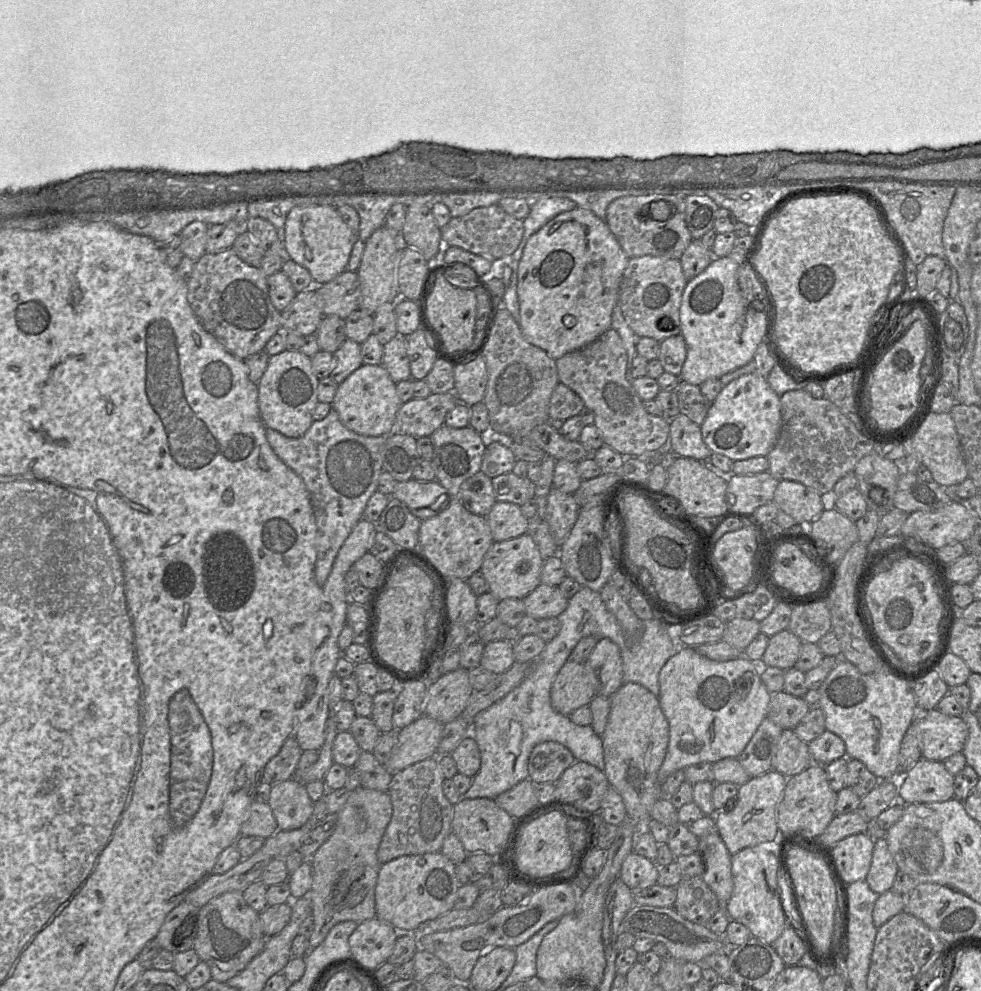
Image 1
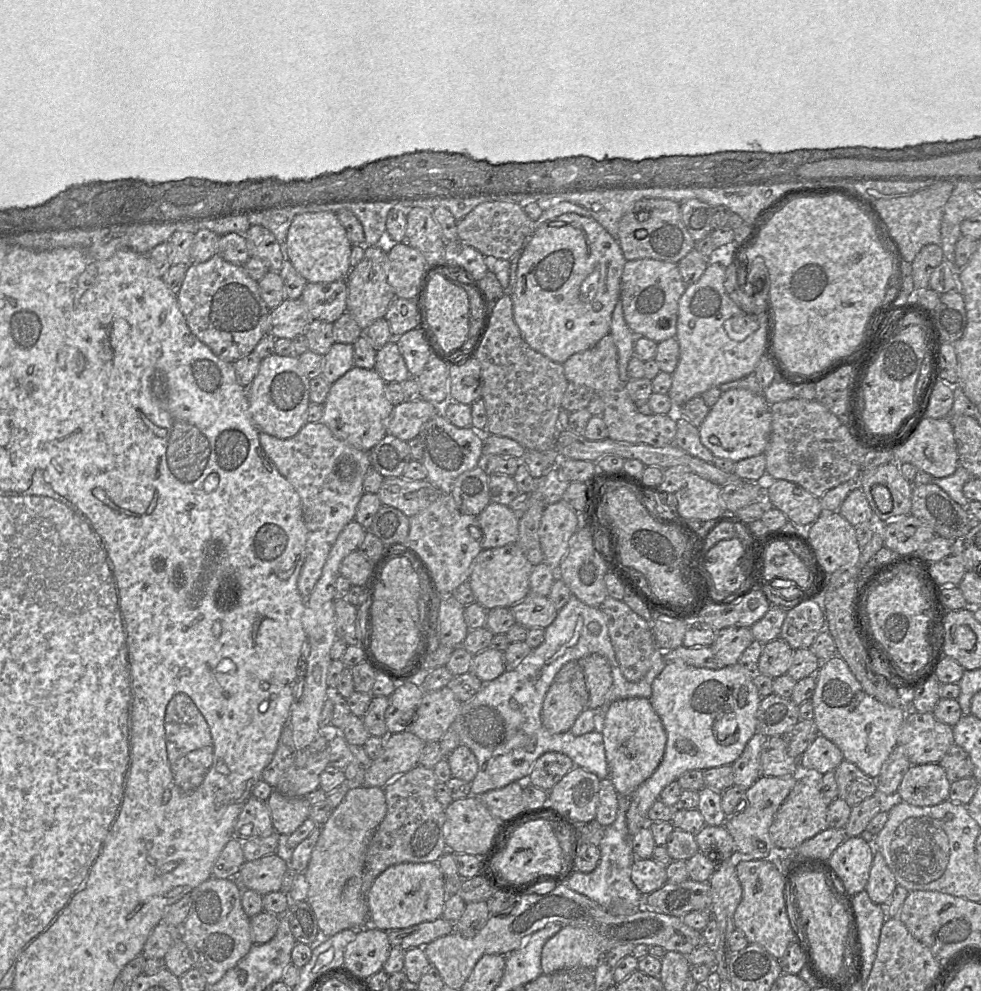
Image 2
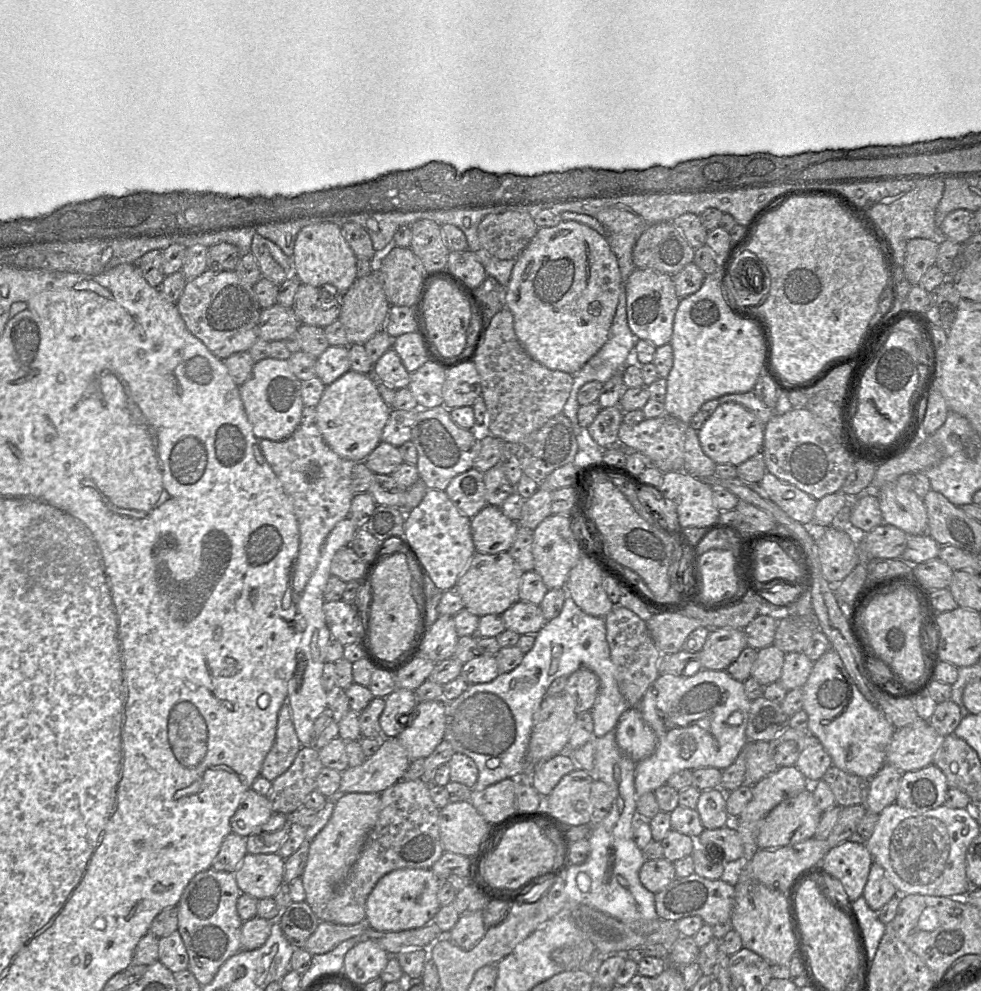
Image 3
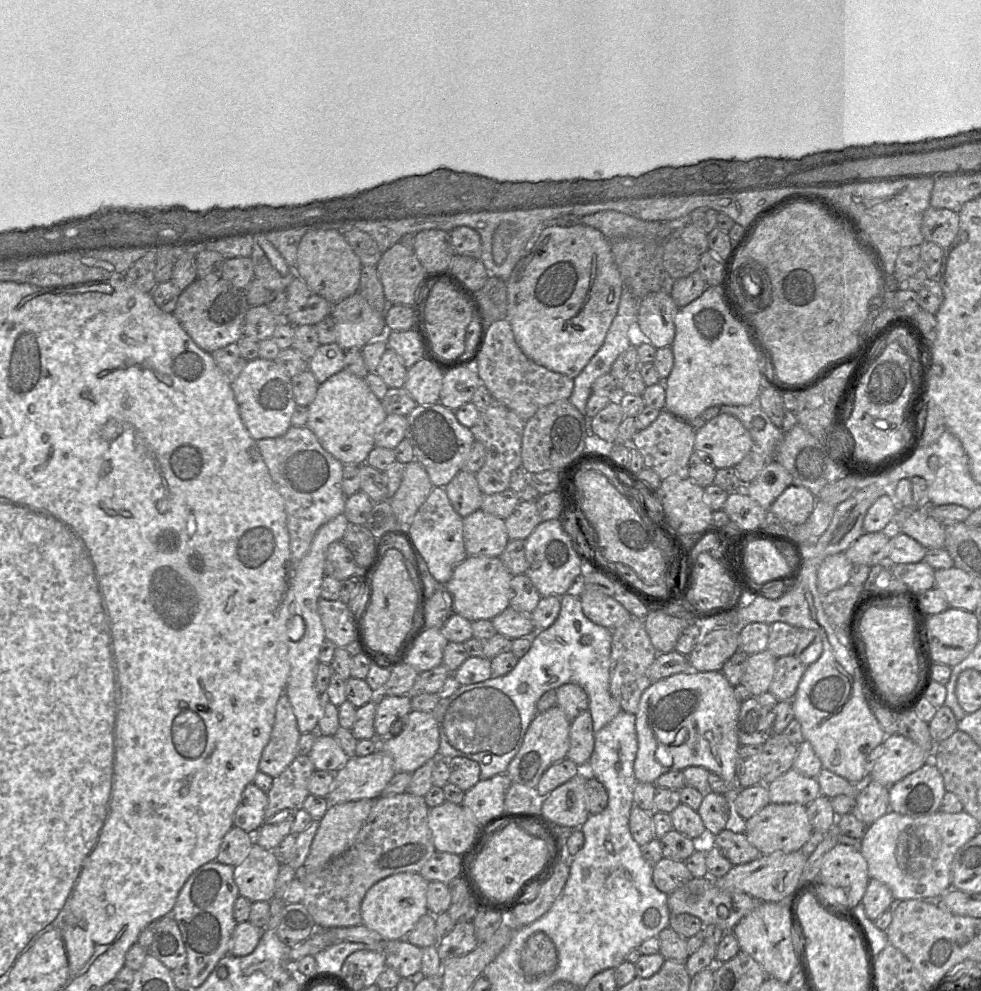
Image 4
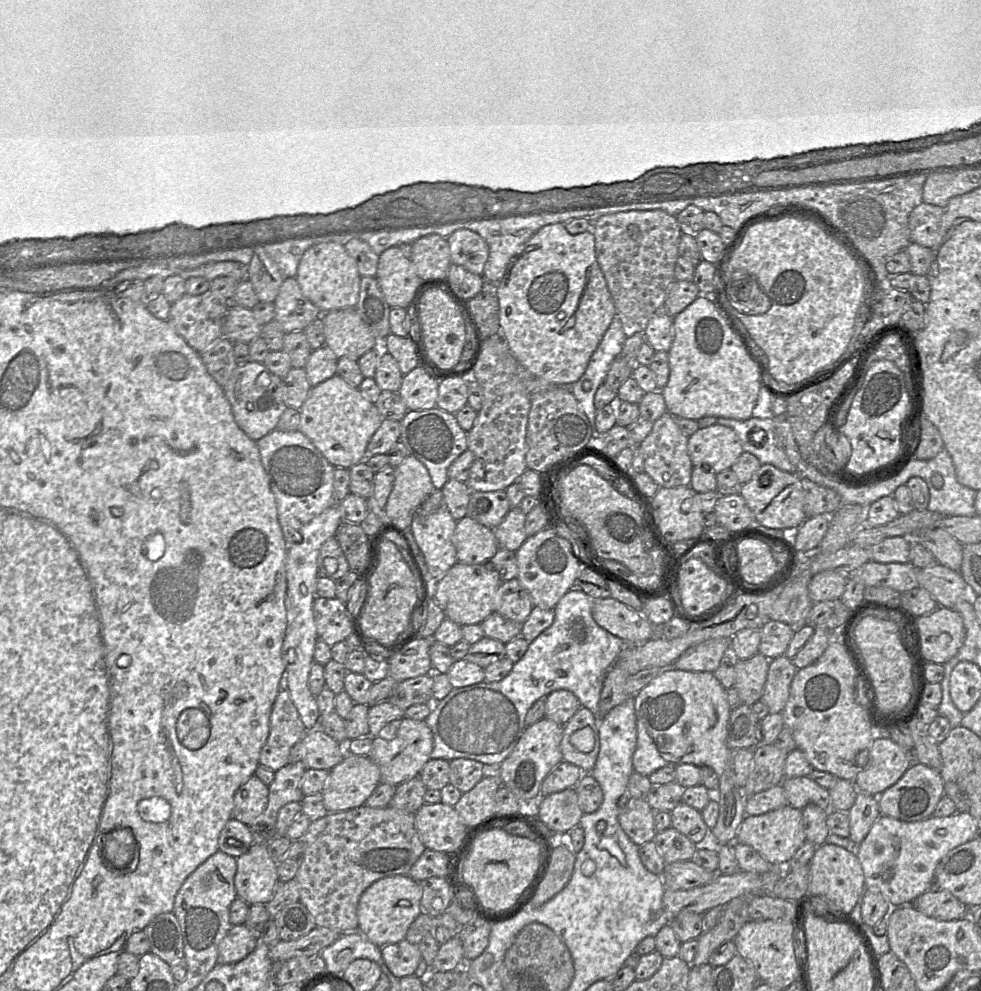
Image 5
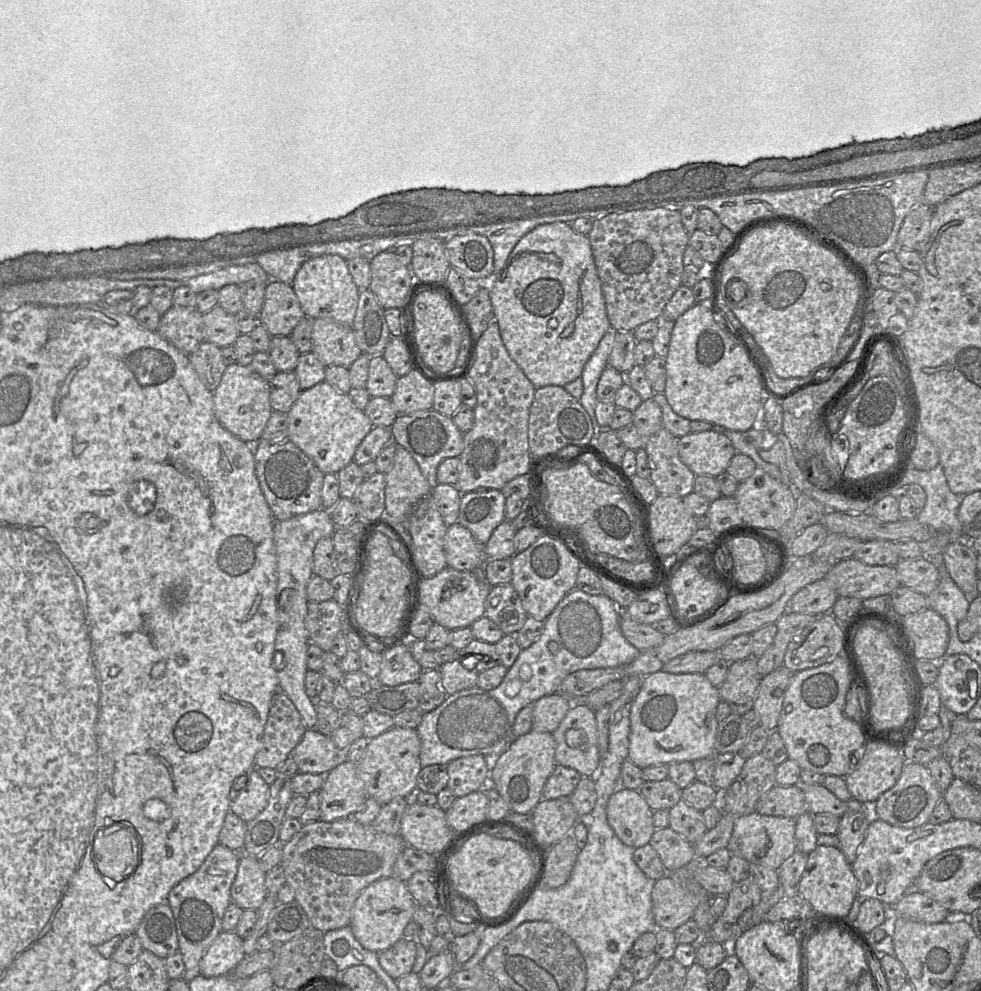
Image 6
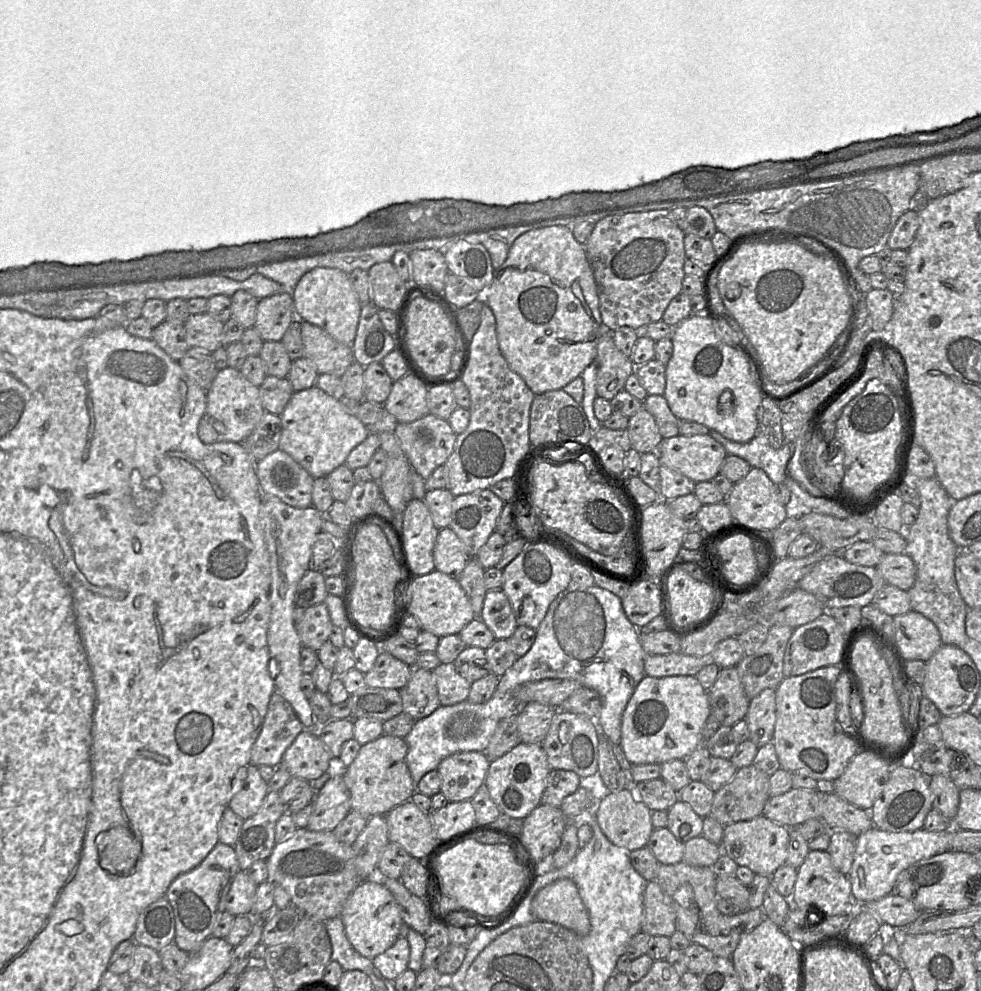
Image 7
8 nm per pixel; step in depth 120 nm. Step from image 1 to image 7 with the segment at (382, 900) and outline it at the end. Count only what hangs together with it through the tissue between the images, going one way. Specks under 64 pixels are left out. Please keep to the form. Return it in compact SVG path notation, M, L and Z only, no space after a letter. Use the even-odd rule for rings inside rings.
M379 877L364 880L356 886L344 904L340 918L351 945L371 960L391 947L402 935L401 909Z

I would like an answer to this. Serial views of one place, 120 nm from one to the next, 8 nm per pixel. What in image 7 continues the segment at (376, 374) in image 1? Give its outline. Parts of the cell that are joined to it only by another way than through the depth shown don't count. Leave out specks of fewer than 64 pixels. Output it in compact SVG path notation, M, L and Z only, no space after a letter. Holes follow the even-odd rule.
M314 385L294 391L283 412L279 448L288 453L313 478L327 477L345 464L350 452L370 434L364 424L336 399Z

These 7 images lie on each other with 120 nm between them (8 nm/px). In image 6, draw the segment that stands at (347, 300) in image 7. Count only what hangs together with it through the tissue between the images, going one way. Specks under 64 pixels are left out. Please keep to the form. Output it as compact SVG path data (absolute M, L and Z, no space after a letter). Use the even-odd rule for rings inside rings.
M322 255L306 261L292 283L293 290L306 317L331 318L344 325L353 324L360 290L349 272L347 260L337 255Z

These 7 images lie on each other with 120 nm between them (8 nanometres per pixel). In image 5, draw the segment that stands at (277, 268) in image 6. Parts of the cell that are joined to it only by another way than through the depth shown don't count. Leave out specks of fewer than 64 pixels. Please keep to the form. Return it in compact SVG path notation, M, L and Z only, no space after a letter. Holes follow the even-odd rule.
M318 239L293 240L263 247L264 251L277 264L282 274L295 277L299 262L307 249L318 244Z

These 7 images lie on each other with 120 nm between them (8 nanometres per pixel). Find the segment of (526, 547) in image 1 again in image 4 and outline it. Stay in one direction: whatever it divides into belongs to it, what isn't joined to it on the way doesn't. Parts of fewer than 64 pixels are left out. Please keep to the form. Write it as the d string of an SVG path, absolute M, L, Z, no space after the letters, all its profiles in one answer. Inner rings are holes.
M467 556L454 568L451 578L443 586L452 596L454 613L471 622L492 620L510 604L512 577L499 557Z

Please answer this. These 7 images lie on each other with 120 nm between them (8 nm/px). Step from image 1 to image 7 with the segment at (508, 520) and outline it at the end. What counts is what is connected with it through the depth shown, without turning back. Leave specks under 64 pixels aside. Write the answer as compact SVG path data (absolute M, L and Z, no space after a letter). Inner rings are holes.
M450 527L440 529L434 546L435 570L458 580L469 559L456 533Z

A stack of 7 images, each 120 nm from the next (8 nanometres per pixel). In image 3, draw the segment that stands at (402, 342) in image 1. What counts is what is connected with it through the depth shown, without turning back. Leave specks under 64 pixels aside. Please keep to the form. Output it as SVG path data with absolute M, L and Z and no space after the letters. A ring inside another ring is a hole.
M390 348L374 363L372 375L380 382L401 389L408 387L411 373L405 368L395 349Z

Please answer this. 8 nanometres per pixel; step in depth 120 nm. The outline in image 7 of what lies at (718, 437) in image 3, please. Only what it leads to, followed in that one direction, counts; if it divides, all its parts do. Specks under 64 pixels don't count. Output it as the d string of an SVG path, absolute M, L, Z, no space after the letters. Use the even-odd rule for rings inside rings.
M709 434L677 435L662 439L657 455L660 464L693 482L711 481L728 455L722 444Z

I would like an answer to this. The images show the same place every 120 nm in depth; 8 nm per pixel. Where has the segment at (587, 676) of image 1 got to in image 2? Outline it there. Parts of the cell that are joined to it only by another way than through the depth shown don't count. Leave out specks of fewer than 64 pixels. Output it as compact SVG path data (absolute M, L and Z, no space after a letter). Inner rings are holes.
M577 661L569 682L554 681L549 687L541 710L543 726L552 734L569 731L579 714L587 708L587 702L585 678Z

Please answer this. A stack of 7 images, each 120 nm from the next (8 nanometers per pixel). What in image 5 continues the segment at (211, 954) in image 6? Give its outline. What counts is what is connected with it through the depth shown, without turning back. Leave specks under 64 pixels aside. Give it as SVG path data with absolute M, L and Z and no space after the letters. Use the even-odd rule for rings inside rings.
M245 924L232 926L219 944L218 963L237 963L253 952L257 944L258 940Z

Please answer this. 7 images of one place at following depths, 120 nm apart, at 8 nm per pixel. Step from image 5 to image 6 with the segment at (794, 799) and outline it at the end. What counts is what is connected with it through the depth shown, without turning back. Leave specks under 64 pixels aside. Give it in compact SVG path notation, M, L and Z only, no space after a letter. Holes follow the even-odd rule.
M802 785L807 803L807 812L813 815L832 814L842 817L849 804L838 799L824 785Z

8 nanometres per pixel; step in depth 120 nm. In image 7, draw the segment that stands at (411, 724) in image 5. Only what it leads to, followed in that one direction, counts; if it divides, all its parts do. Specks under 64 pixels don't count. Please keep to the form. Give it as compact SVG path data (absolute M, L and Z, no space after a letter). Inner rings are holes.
M383 734L361 746L355 760L347 767L336 767L343 774L350 794L351 810L366 818L387 814L398 805L411 800L416 789L406 763L408 746L405 738Z

